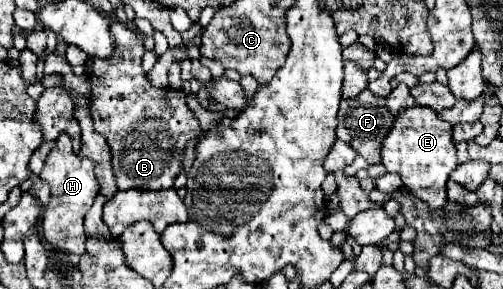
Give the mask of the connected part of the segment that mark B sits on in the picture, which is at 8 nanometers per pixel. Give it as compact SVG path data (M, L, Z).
M115 21L111 25L111 35L115 39L115 51L109 59L95 59L91 67L91 115L95 123L95 131L101 133L113 157L113 175L117 181L117 189L169 189L173 187L175 177L179 175L181 159L185 153L185 143L201 135L201 127L197 119L187 119L187 97L183 91L175 89L159 89L153 87L141 67L141 59L145 53L143 35L129 29L127 25Z

